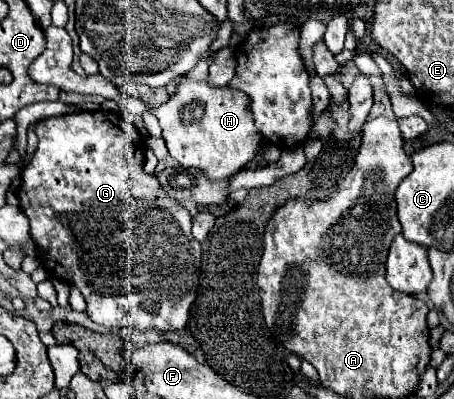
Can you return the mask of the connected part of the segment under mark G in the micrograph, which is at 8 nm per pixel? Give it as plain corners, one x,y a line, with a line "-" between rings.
84,111
84,113
70,113
70,115
60,115
60,117
48,117
36,125
36,135
38,135
38,147
32,155
32,159
26,161
20,173
20,187
16,189
16,197
20,199
20,209
22,213
30,219
30,237
38,247
38,257
42,261
42,267
46,273
52,277
66,281
84,295
88,303
88,317
94,323
100,323
104,327
120,331
122,327
132,327
136,331
146,331
146,329
156,329
156,331
176,331
184,329
188,323
190,307
194,303
196,291
198,291
198,273
200,273
200,259
202,259
202,249
200,243
192,237
190,227
192,219
188,211
174,199
166,195
162,185
156,181
156,177
150,177
144,173
144,141
140,131
128,123
120,111

